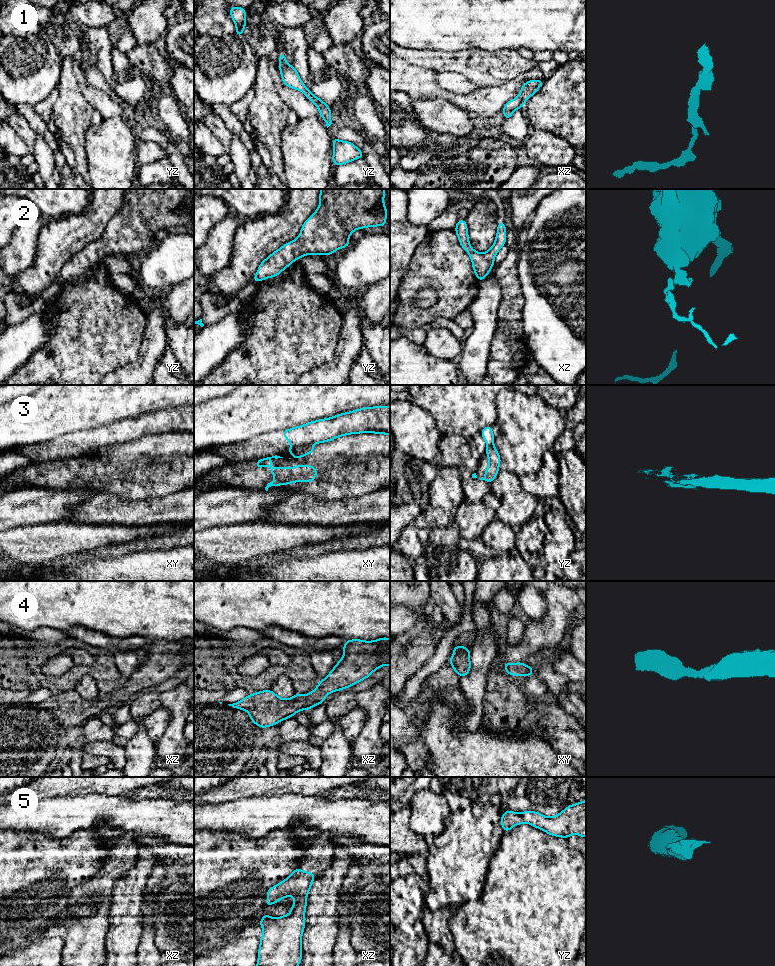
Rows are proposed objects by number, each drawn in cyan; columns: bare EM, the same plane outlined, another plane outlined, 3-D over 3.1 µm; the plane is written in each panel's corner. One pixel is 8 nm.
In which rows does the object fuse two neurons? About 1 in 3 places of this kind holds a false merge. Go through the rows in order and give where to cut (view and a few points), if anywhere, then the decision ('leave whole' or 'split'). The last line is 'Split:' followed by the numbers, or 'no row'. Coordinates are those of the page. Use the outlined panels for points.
1: no cut; leave whole
2: no cut; leave whole
3: cut in xy along (310, 444), (295, 445), (293, 447); split
4: no cut; leave whole
5: no cut; leave whole
Split: 3

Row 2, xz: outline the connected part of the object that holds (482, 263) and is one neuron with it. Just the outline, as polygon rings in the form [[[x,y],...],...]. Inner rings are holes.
[[[458,220],[454,230],[458,236],[460,245],[469,254],[472,260],[473,270],[477,279],[482,281],[486,278],[491,268],[494,267],[494,259],[501,247],[506,244],[505,222],[499,222],[497,235],[493,246],[485,253],[474,251],[469,243],[466,220]]]

